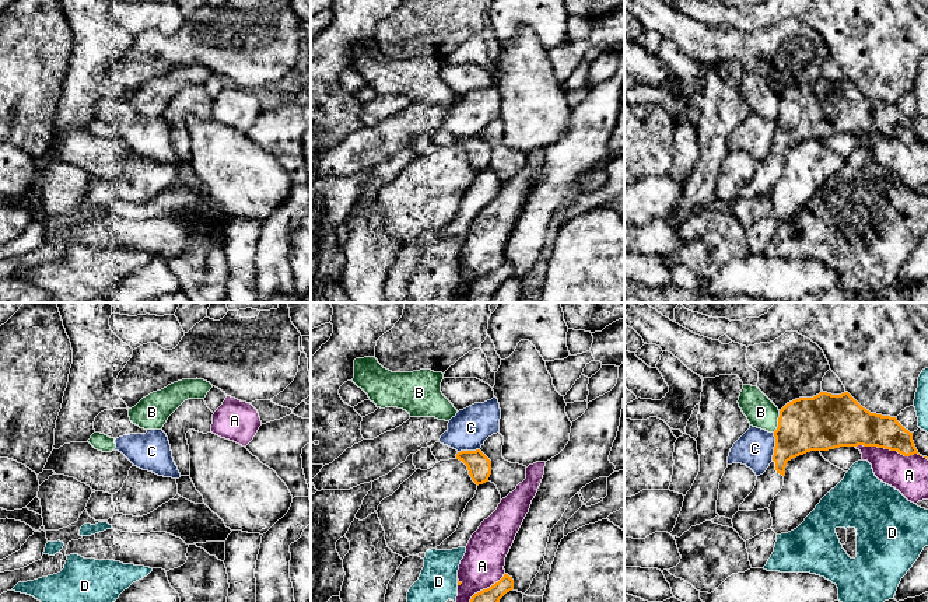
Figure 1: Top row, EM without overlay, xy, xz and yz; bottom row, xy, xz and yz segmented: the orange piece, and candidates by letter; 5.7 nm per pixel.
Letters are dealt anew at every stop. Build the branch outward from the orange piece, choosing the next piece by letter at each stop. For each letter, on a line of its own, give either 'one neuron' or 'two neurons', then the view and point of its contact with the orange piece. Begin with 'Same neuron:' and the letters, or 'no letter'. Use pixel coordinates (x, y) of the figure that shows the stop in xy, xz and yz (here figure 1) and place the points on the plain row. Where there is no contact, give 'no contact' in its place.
Same neuron: no letter
A: two neurons; contact yz (892, 136)
B: two neurons; contact yz (778, 108)
C: two neurons; contact yz (774, 133)
D: two neurons; contact xz (458, 269)

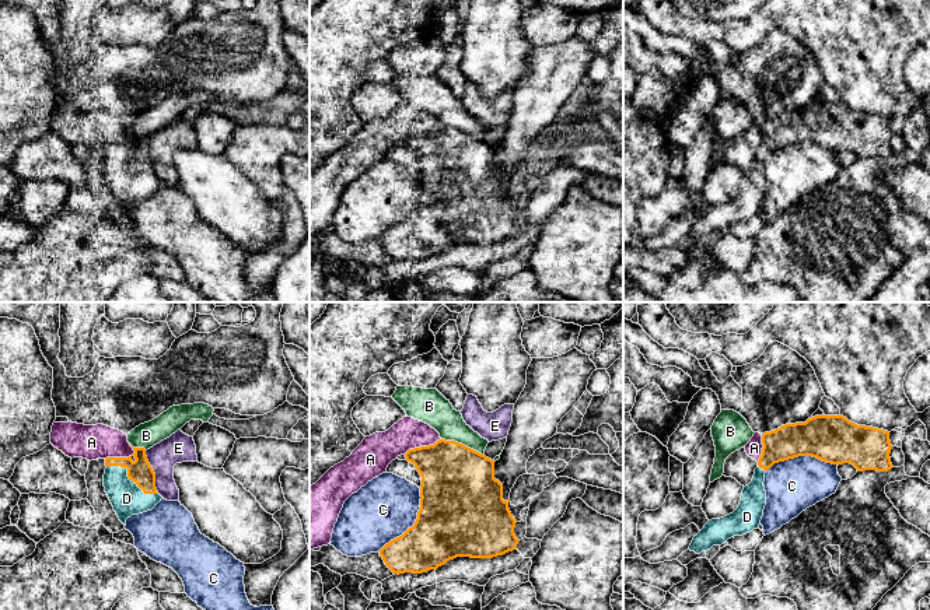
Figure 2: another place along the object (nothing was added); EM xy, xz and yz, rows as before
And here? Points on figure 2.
Same neuron: D
A: two neurons; contact xy (119, 144)
B: two neurons; contact xz (461, 130)
C: two neurons; contact xz (415, 210)
D: one neuron; contact xy (129, 164)
E: two neurons; contact xy (153, 158)

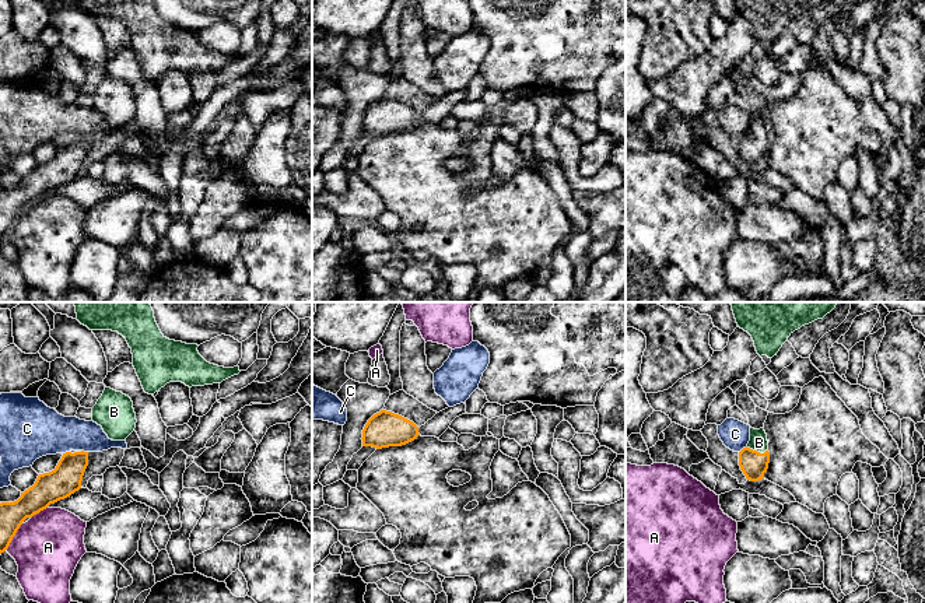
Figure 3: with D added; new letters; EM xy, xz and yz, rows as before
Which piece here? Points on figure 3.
Same neuron: B
A: two neurons; contact xy (38, 199)
B: one neuron; contact yz (756, 137)
C: two neurons; contact yz (742, 136)

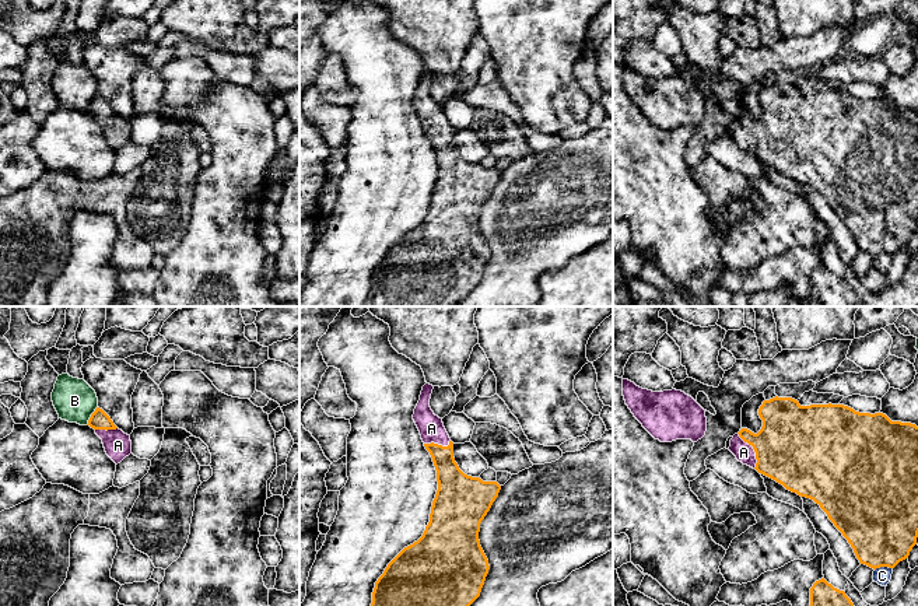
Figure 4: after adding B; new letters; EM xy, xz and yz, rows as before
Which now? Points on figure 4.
Same neuron: A
A: one neuron; contact yz (753, 135)
B: two neurons; contact xy (91, 102)
C: two neurons; contact yz (883, 252)

